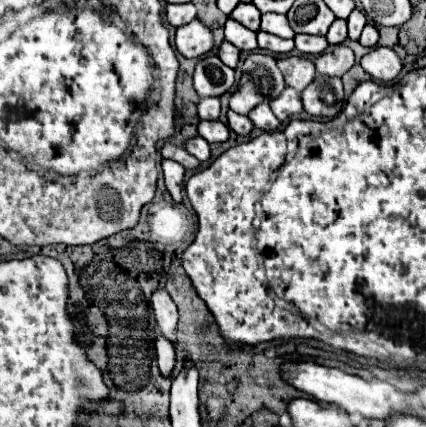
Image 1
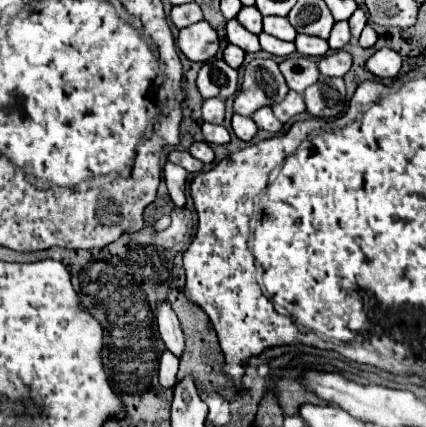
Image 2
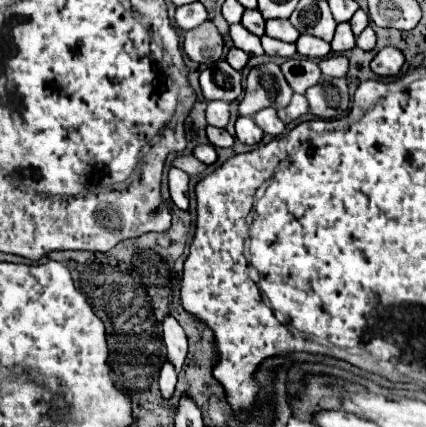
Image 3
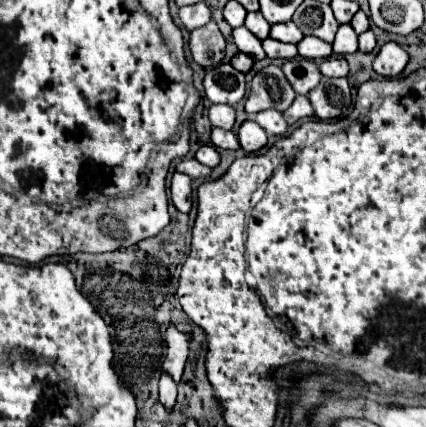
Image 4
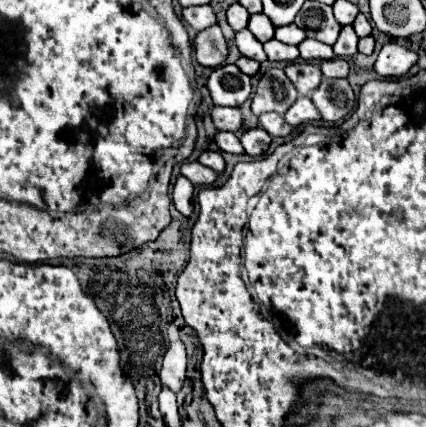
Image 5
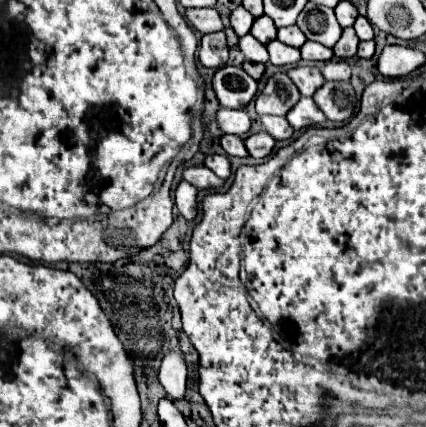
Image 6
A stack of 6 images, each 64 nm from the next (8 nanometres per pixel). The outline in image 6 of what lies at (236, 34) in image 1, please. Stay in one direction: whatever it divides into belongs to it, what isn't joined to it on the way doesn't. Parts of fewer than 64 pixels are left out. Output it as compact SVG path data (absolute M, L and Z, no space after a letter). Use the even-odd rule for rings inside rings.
M252 34L248 36L242 36L240 42L238 42L238 48L242 50L242 54L246 56L246 60L250 62L268 62L268 52L266 52L266 46L260 44Z

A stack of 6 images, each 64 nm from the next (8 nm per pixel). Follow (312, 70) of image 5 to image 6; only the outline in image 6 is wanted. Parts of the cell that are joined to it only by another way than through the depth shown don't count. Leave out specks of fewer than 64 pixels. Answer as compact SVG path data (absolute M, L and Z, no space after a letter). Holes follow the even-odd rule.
M296 66L288 72L288 76L298 86L302 96L312 96L324 84L324 76L316 66Z

